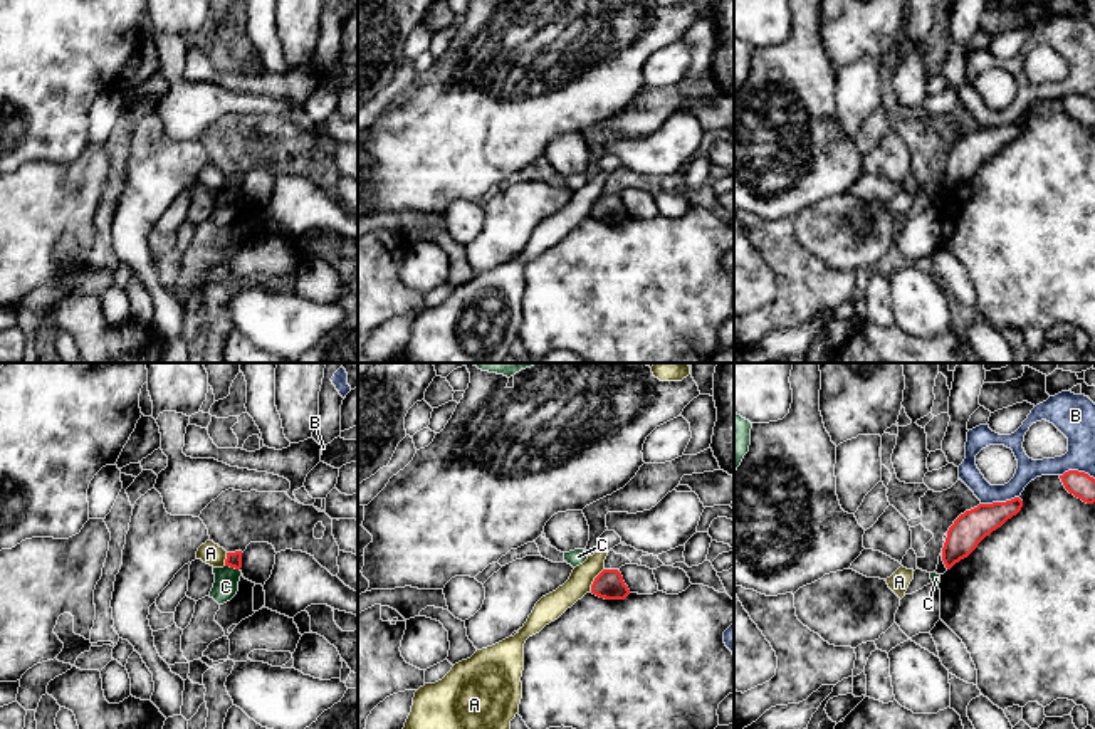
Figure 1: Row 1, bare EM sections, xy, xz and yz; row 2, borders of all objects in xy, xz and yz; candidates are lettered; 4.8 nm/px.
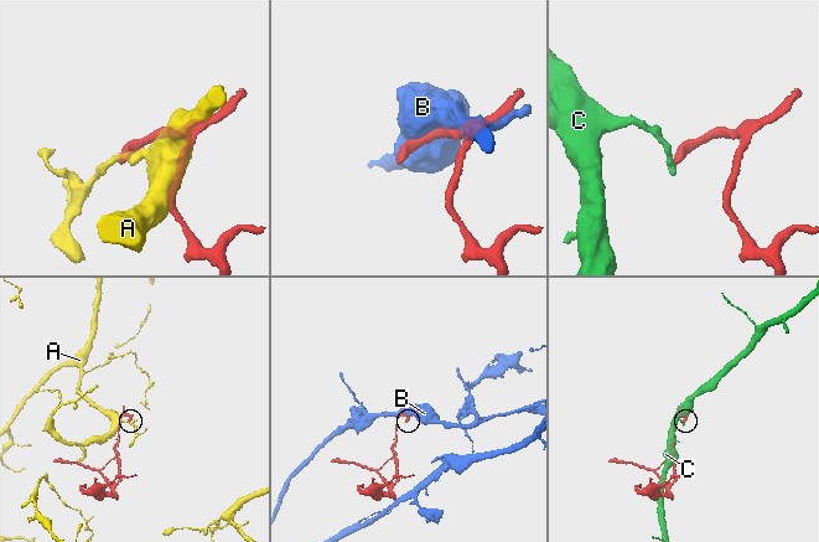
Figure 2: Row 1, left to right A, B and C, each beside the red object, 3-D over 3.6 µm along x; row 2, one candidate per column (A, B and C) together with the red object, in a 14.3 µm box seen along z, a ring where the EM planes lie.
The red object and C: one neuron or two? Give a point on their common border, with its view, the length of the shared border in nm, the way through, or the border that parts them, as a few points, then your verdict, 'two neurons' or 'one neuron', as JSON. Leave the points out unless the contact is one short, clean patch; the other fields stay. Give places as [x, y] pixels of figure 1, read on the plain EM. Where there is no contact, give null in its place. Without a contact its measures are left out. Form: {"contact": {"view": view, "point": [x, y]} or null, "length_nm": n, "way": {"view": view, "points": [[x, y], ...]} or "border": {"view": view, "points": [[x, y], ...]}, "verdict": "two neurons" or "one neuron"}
{"contact": {"view": "xy", "point": [232, 190]}, "length_nm": 80, "border": {"view": "xy", "points": [[225, 188], [239, 194]]}, "verdict": "two neurons"}

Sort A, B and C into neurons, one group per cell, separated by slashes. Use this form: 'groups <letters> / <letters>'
groups A / B / C

